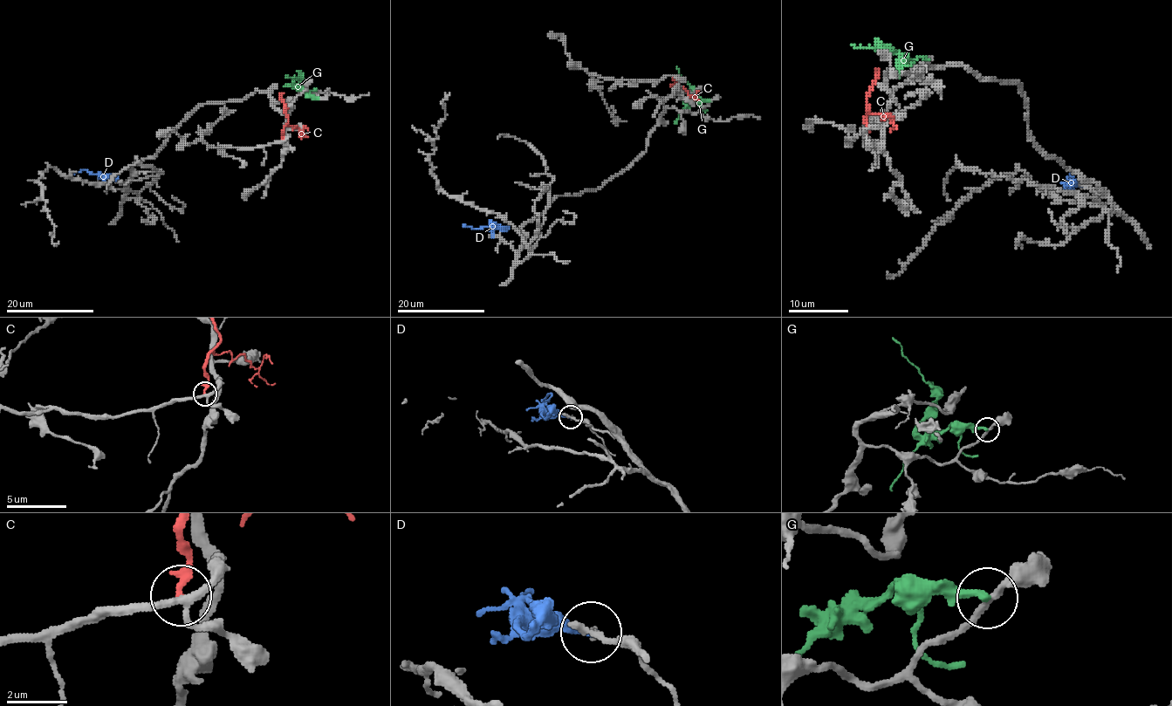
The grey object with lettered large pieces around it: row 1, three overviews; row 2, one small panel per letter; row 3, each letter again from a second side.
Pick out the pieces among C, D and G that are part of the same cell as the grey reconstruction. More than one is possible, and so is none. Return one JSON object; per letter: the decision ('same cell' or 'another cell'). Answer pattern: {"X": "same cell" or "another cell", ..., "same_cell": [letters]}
{"C": "another cell", "D": "another cell", "G": "another cell", "same_cell": []}

